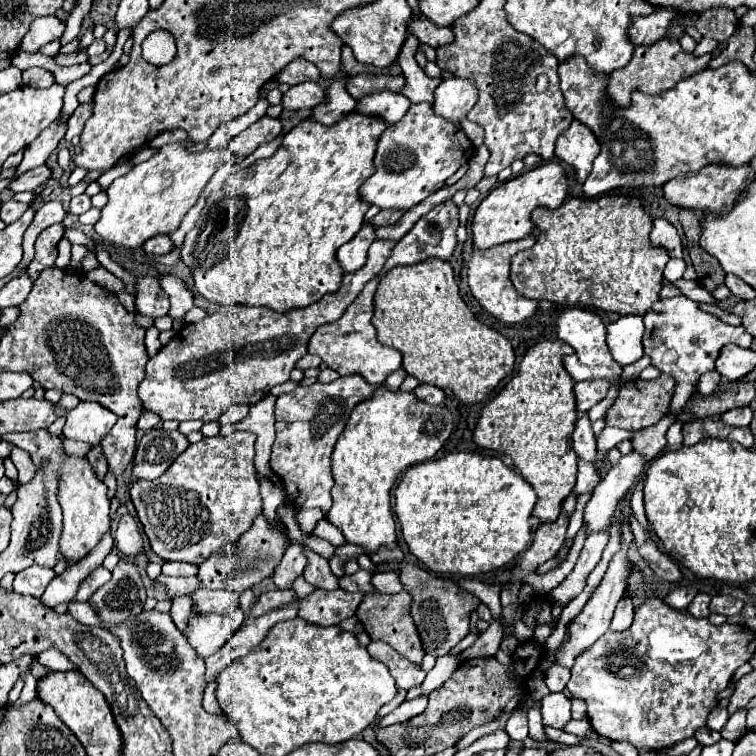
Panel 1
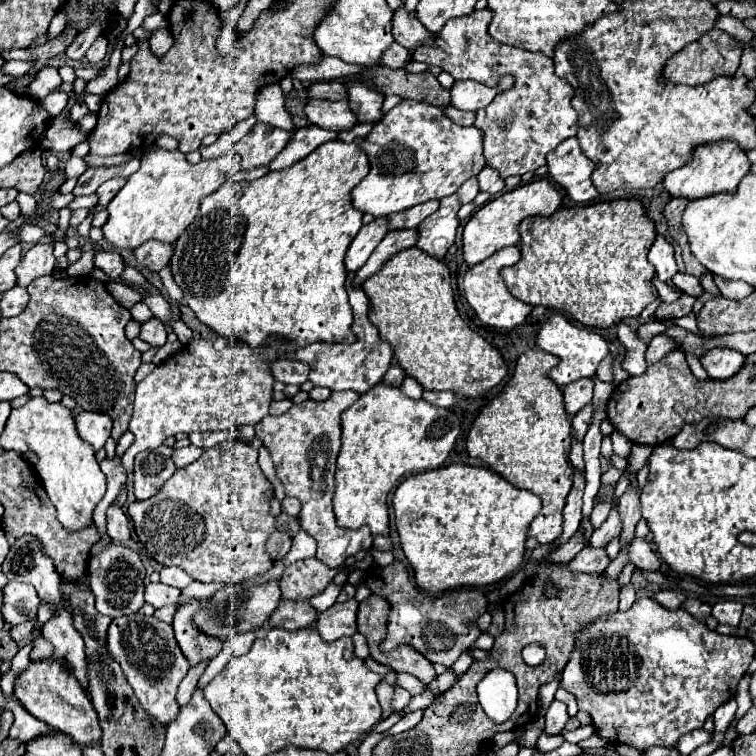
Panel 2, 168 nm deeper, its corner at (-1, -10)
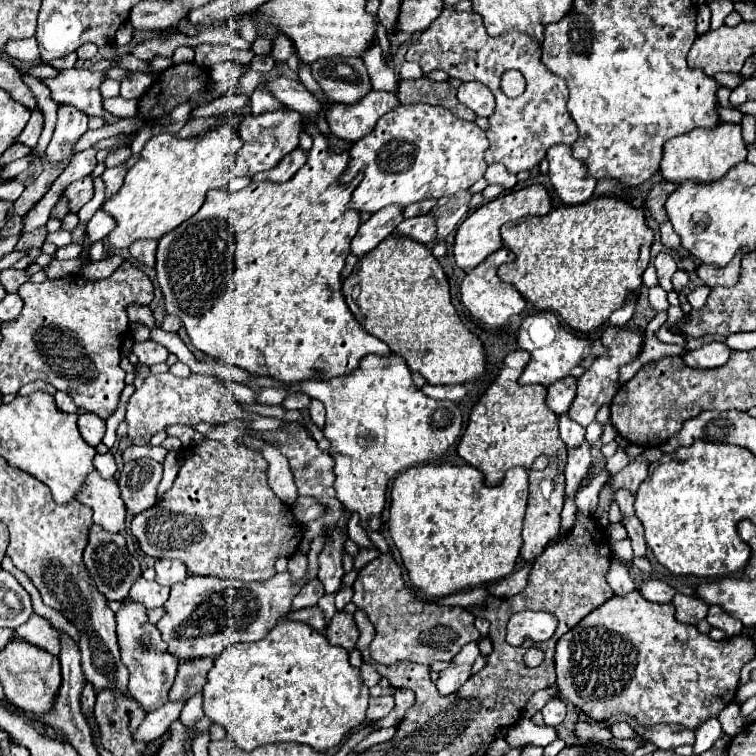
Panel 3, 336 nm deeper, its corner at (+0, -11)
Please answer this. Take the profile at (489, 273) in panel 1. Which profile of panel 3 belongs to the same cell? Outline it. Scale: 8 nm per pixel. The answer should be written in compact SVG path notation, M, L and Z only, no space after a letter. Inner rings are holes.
M502 247L502 249L498 249L496 253L492 253L488 259L484 259L480 265L476 265L472 271L468 271L466 277L464 277L464 281L462 281L462 285L460 285L460 293L462 293L460 299L462 299L464 307L466 307L476 319L480 319L480 321L486 323L486 325L502 327L502 325L506 325L506 323L510 321L512 315L522 313L522 309L526 307L524 297L522 297L512 285L502 283L502 281L498 279L498 275L496 275L498 267L500 267L502 263L510 263L512 259L514 259L514 253L512 253L508 247Z

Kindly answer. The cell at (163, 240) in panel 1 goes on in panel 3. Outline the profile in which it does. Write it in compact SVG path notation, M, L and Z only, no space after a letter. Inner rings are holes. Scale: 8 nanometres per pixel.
M140 239L130 245L130 255L148 267L154 267L156 265L156 247L158 247L156 241Z

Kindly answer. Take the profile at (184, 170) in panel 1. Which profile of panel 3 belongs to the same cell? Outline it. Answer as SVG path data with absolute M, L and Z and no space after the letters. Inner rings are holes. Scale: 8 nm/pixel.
M230 123L212 129L202 139L176 139L176 135L170 133L154 135L144 145L138 163L126 173L124 185L118 191L118 195L104 205L104 211L116 219L116 229L108 235L108 241L114 247L130 247L138 239L156 239L156 241L162 239L168 231L190 219L202 207L208 189L224 189L228 185L228 181L232 179L230 169L240 147L242 141Z

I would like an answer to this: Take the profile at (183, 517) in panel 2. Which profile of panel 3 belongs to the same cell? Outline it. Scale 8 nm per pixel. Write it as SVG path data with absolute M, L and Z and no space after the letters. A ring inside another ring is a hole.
M206 441L204 445L198 445L194 449L186 449L182 453L184 457L184 463L180 467L180 473L172 485L172 489L168 489L160 503L156 507L150 507L148 511L142 511L140 515L132 517L132 535L138 539L140 543L140 549L150 555L150 557L156 557L156 559L180 559L186 569L194 575L212 575L212 577L222 577L222 579L240 579L240 581L266 581L270 577L276 575L276 569L274 569L274 561L278 557L290 557L294 553L294 549L298 547L300 539L302 539L302 527L298 527L298 523L294 519L288 519L288 521L282 521L280 519L280 511L286 509L286 505L272 493L270 485L268 485L268 479L266 479L266 469L268 469L268 463L266 459L250 449L250 447L244 447L242 443L220 443L220 441Z

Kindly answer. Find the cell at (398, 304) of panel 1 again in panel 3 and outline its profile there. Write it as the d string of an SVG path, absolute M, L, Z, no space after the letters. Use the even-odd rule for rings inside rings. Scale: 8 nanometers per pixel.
M392 233L374 251L358 261L354 273L344 281L342 293L358 323L362 323L370 335L382 339L392 349L392 353L404 357L410 371L420 373L428 385L464 385L466 381L476 381L484 375L486 351L482 341L460 321L454 305L450 303L444 269L428 245L416 243L412 239L400 239L396 233Z

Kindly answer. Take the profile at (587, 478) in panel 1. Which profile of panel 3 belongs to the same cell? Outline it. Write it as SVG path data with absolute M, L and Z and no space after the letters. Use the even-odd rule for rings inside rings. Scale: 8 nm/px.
M568 415L560 417L560 437L566 447L578 447L584 441L584 427L572 421Z

